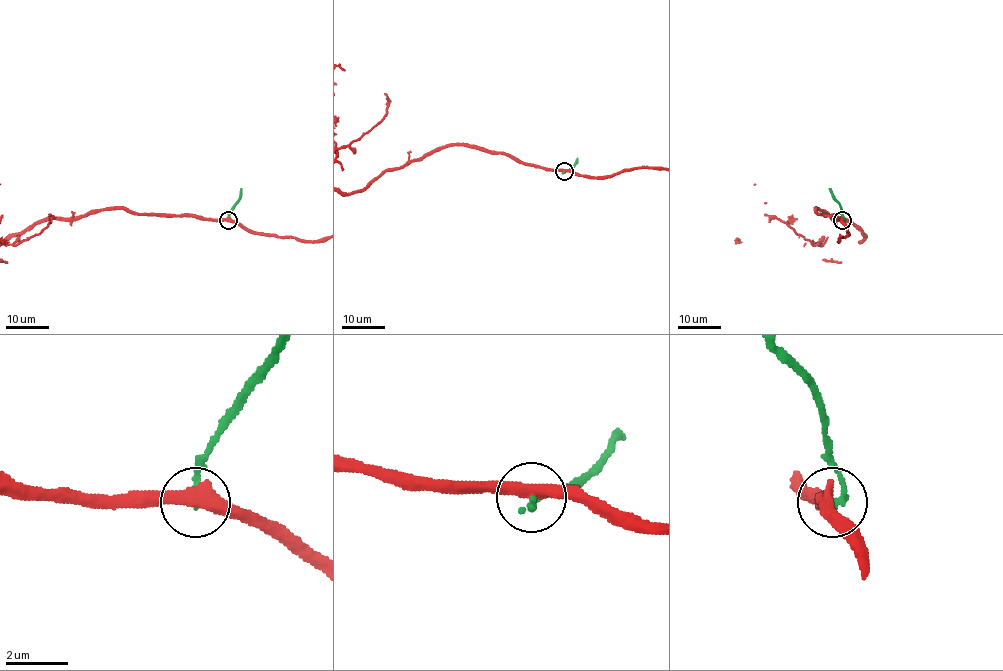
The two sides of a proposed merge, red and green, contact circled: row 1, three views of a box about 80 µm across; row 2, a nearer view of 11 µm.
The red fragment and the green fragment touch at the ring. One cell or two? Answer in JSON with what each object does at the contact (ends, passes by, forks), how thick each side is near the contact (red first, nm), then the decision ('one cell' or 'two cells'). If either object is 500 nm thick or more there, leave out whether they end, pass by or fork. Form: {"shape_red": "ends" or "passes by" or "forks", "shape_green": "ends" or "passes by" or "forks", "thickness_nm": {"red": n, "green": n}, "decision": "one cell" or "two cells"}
{"shape_red": "passes by", "shape_green": "ends", "thickness_nm": {"red": 400, "green": 180}, "decision": "two cells"}

